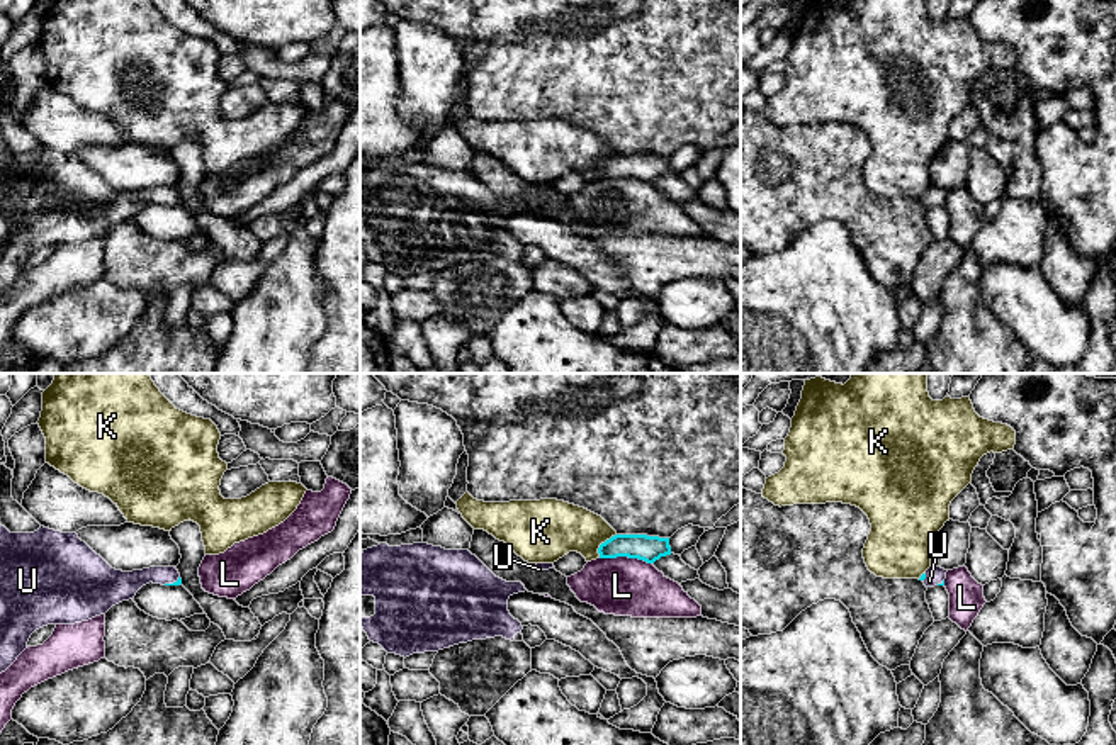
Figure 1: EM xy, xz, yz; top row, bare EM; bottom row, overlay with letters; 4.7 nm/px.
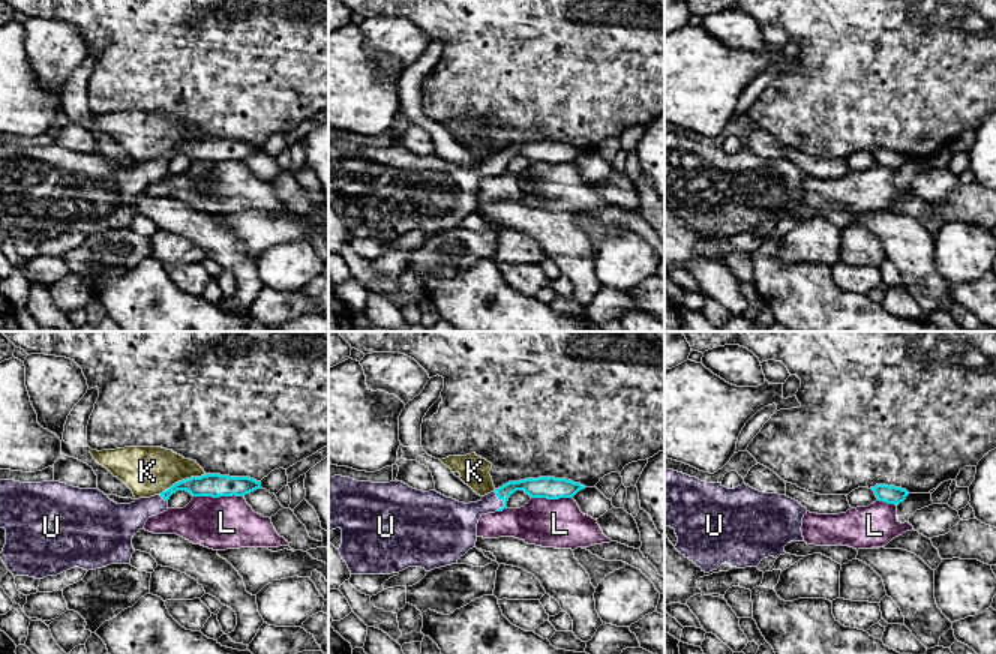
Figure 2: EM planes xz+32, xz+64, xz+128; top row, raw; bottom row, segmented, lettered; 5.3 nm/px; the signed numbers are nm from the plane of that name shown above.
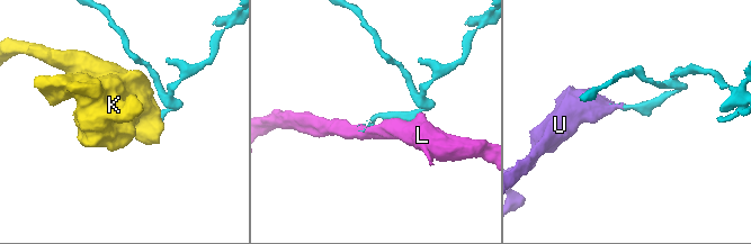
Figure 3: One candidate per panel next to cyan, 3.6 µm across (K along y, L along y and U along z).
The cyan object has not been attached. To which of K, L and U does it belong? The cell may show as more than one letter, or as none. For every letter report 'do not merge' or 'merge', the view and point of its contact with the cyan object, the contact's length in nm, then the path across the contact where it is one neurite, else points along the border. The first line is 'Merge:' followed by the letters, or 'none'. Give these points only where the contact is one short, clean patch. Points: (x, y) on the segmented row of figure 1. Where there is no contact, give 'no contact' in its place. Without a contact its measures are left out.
Merge: U
K: do not merge; meets cyan in xz at (602, 543); contact 150 nm long
L: do not merge; meets cyan in xz at (625, 555); contact 260 nm long
U: merge; meets cyan in xy at (174, 582); contact 90 nm long; runs through xy (179, 581), (174, 582), (145, 576), (121, 586)

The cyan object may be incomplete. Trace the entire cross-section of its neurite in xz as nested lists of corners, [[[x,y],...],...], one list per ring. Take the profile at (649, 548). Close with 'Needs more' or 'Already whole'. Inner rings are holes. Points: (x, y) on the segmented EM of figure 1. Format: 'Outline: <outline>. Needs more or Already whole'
Outline: [[[615,535],[598,548],[600,558],[628,557],[654,563],[671,555],[669,538],[647,535]]]. Already whole

